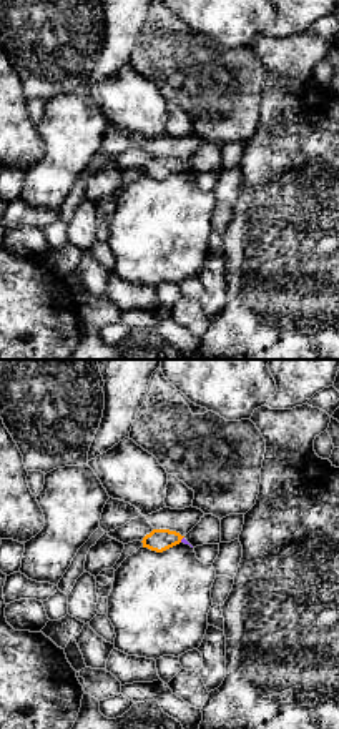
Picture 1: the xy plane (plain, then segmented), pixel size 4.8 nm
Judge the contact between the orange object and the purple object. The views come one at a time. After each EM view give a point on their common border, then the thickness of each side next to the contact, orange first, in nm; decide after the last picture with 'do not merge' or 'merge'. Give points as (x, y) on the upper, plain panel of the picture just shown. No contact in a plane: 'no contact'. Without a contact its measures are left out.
contact (181, 165); calibres 110 and 20 nm

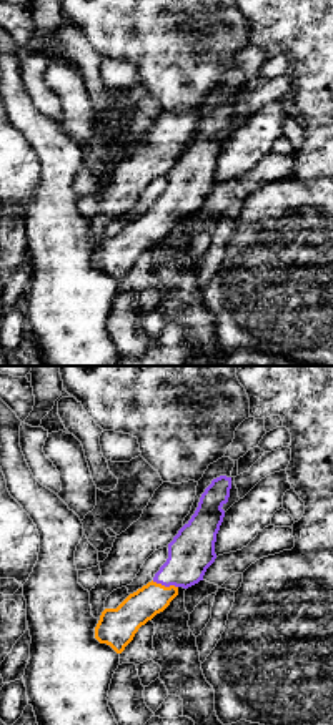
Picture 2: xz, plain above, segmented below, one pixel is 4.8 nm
contact (164, 213); calibres 160 and 220 nm

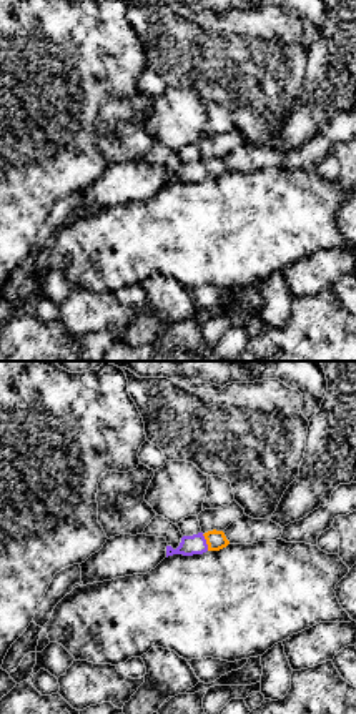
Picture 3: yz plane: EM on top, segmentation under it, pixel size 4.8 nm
contact (207, 170); calibres 90 and 100 nm

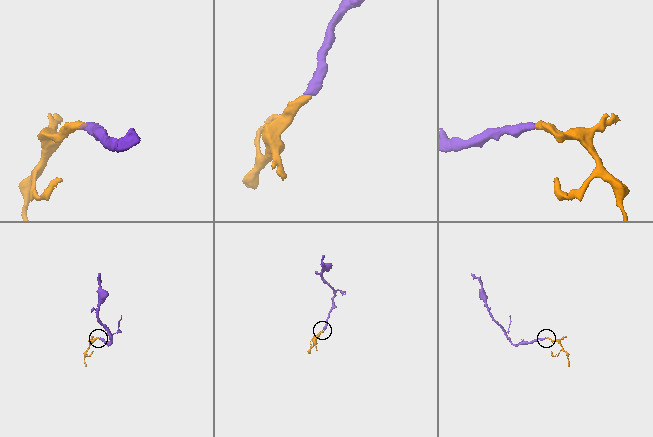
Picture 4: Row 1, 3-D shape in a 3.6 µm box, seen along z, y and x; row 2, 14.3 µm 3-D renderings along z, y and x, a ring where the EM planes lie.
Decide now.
merge

